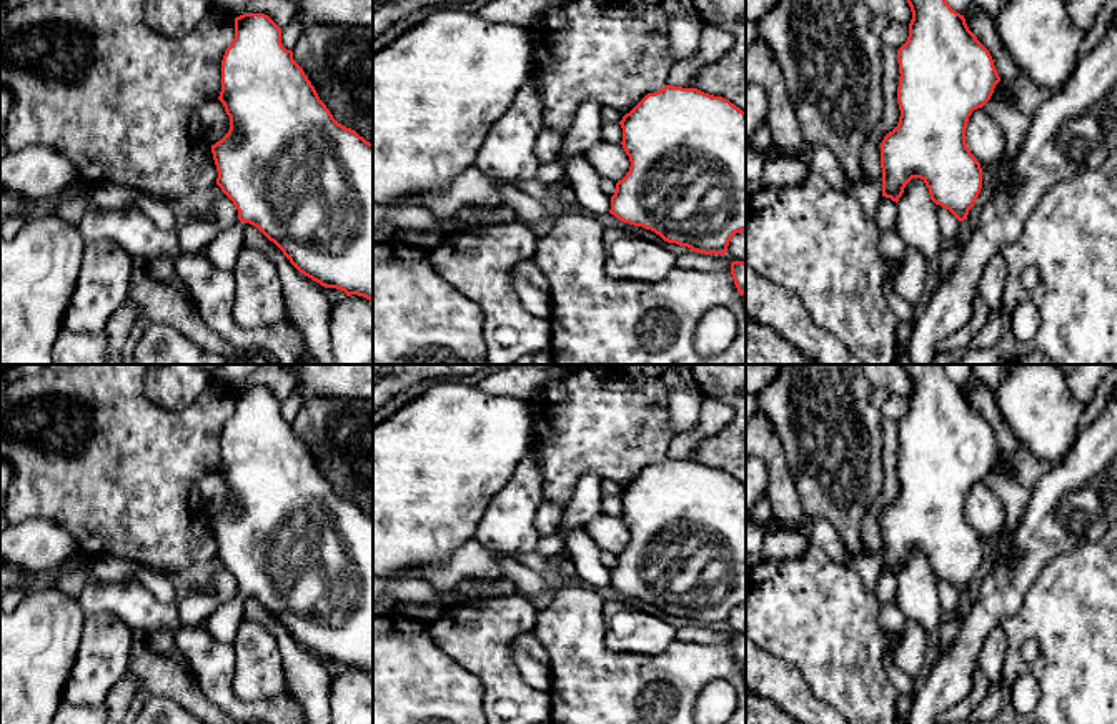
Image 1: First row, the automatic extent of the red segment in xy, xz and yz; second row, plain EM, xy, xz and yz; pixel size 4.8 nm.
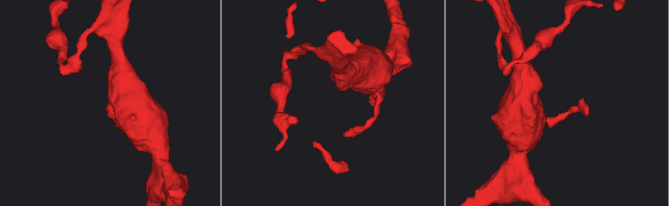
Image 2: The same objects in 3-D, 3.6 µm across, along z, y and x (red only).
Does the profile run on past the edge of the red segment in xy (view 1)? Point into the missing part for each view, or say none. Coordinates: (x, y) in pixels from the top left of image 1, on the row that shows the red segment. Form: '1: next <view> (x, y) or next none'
1: next xy (223, 250)

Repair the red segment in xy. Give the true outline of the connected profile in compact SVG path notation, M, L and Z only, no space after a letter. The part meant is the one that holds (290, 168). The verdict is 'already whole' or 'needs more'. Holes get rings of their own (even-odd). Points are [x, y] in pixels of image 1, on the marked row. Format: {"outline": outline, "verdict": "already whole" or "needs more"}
{"outline": "M243 13L235 18L235 38L221 60L218 100L230 117L230 130L211 145L216 185L238 210L238 221L221 230L208 245L205 255L210 263L233 273L250 223L305 276L325 288L341 290L346 296L358 295L373 301L373 143L333 118L293 60L293 52L283 47L281 28L268 15Z", "verdict": "needs more"}

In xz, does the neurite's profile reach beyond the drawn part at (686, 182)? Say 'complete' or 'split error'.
complete

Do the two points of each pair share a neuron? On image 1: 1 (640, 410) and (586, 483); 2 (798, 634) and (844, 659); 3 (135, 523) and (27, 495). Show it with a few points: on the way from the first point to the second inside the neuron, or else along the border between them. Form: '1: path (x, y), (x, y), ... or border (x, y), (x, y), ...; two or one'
1: border (603, 480), (586, 473), (568, 503); two
2: path (809, 634), (819, 634), (833, 648); one
3: path (109, 496), (54, 495); one

